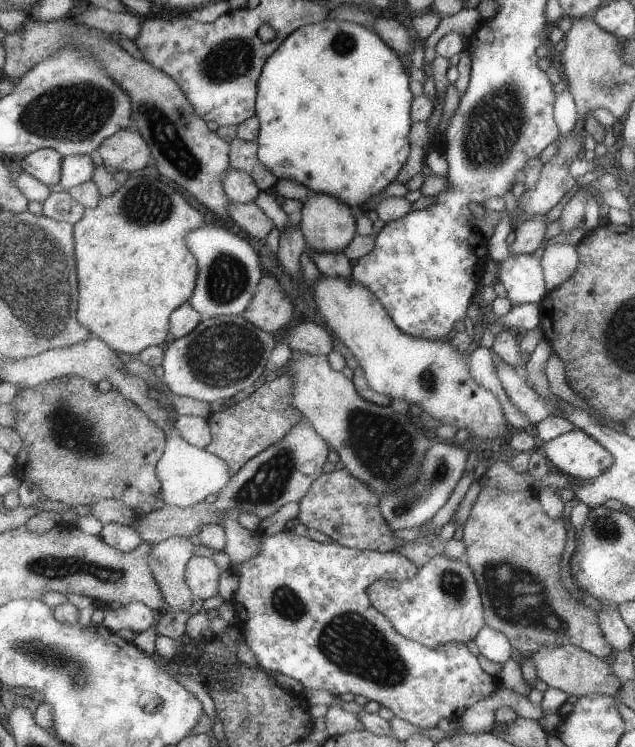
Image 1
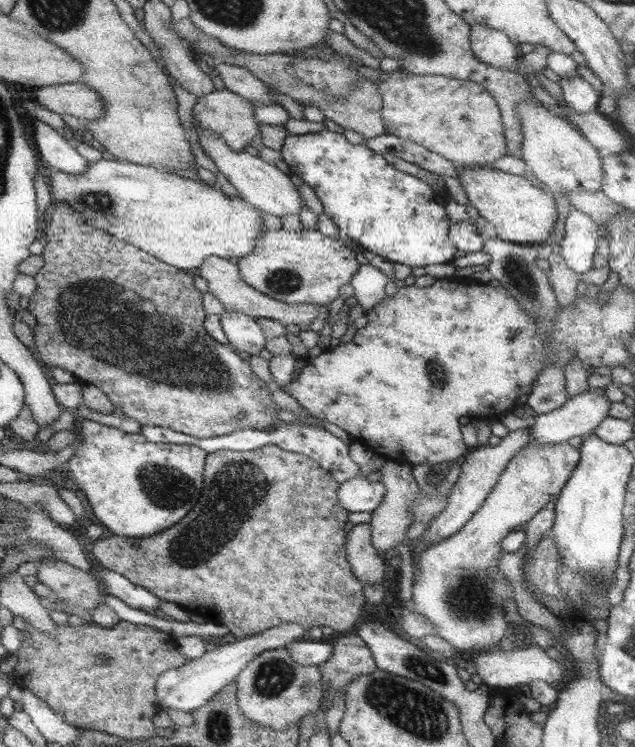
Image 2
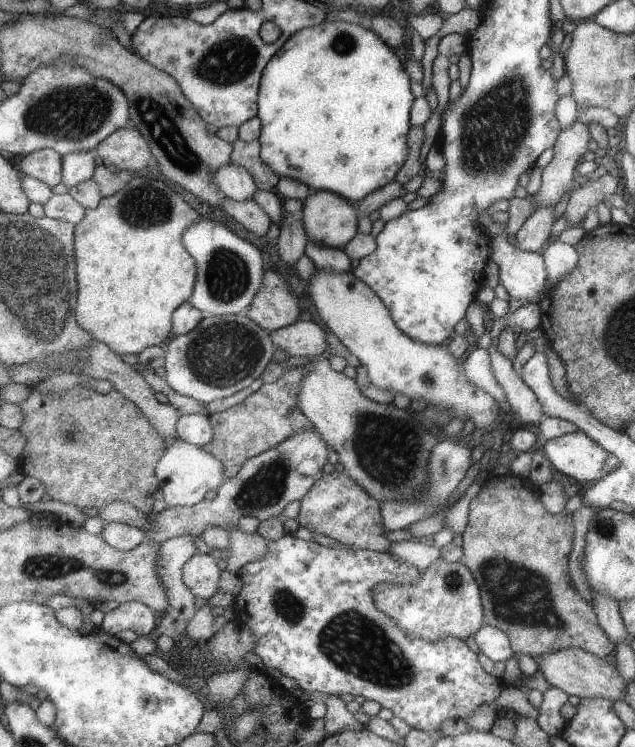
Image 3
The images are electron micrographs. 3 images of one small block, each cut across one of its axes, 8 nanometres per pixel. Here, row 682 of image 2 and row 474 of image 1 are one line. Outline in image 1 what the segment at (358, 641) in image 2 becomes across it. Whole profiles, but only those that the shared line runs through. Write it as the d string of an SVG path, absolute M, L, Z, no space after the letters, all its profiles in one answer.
M344 469L324 473L313 483L308 494L299 500L296 520L306 528L314 528L330 536L334 543L351 549L385 553L406 543L394 537L394 530L381 512L380 496L364 481L358 480Z

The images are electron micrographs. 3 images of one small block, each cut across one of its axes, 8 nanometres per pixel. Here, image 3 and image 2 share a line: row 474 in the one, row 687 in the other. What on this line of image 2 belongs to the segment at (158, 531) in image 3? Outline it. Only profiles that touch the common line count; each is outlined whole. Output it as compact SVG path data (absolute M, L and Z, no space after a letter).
M285 648L265 650L255 656L233 680L244 715L272 730L292 728L305 715L316 713L323 698L322 676L317 665L304 665Z

